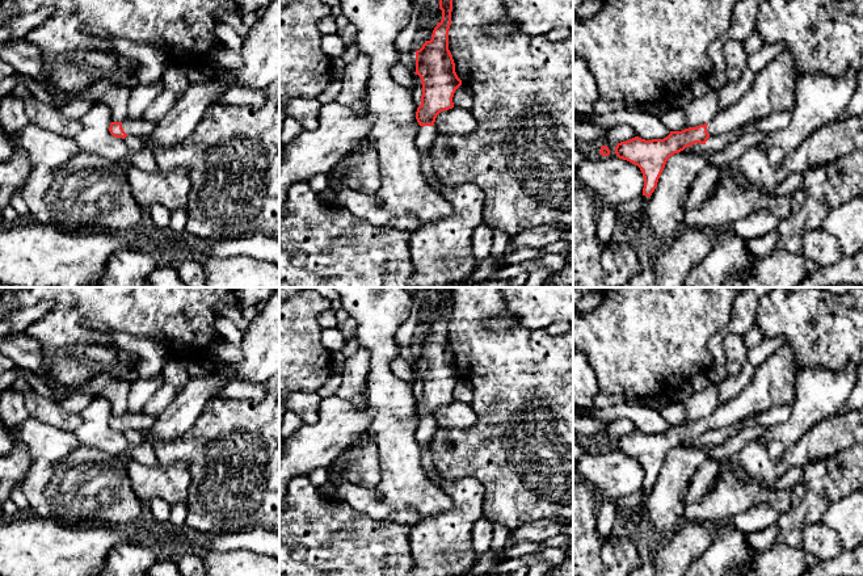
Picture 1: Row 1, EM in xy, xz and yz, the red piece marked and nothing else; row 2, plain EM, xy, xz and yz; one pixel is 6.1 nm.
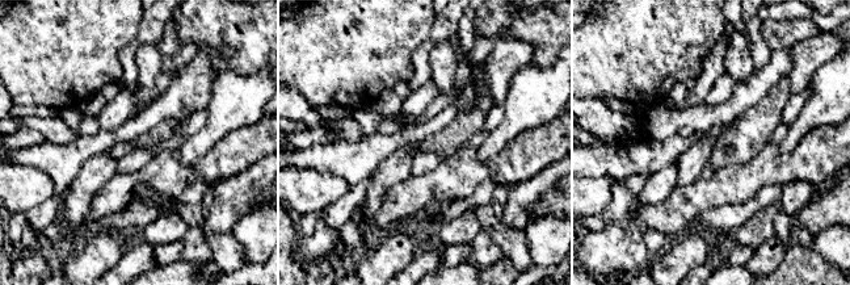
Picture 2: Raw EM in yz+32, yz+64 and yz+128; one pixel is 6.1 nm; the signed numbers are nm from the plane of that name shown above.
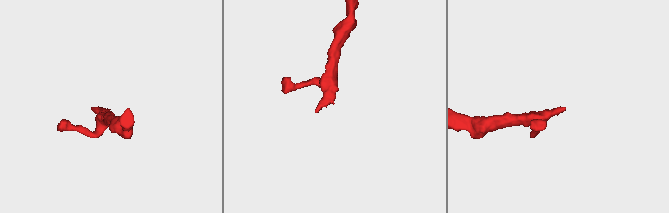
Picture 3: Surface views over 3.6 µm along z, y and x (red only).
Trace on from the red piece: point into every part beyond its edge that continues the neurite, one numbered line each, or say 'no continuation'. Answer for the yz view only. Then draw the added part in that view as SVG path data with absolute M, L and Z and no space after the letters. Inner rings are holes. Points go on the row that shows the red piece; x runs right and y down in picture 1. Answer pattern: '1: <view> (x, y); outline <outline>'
1: yz (773, 91); outline M782 51L761 72L741 98L724 110L717 110L707 125L711 135L729 133L749 122L791 109L797 83L793 55Z

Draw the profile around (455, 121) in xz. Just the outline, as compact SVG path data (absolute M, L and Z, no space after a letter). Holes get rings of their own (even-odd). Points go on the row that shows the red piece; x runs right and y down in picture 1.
M454 106L441 112L433 126L438 134L447 135L470 135L477 127L477 121L467 109Z

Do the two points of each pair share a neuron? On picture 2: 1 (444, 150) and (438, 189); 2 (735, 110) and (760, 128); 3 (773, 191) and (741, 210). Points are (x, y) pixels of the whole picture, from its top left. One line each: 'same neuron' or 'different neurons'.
1: different neurons
2: different neurons
3: same neuron

